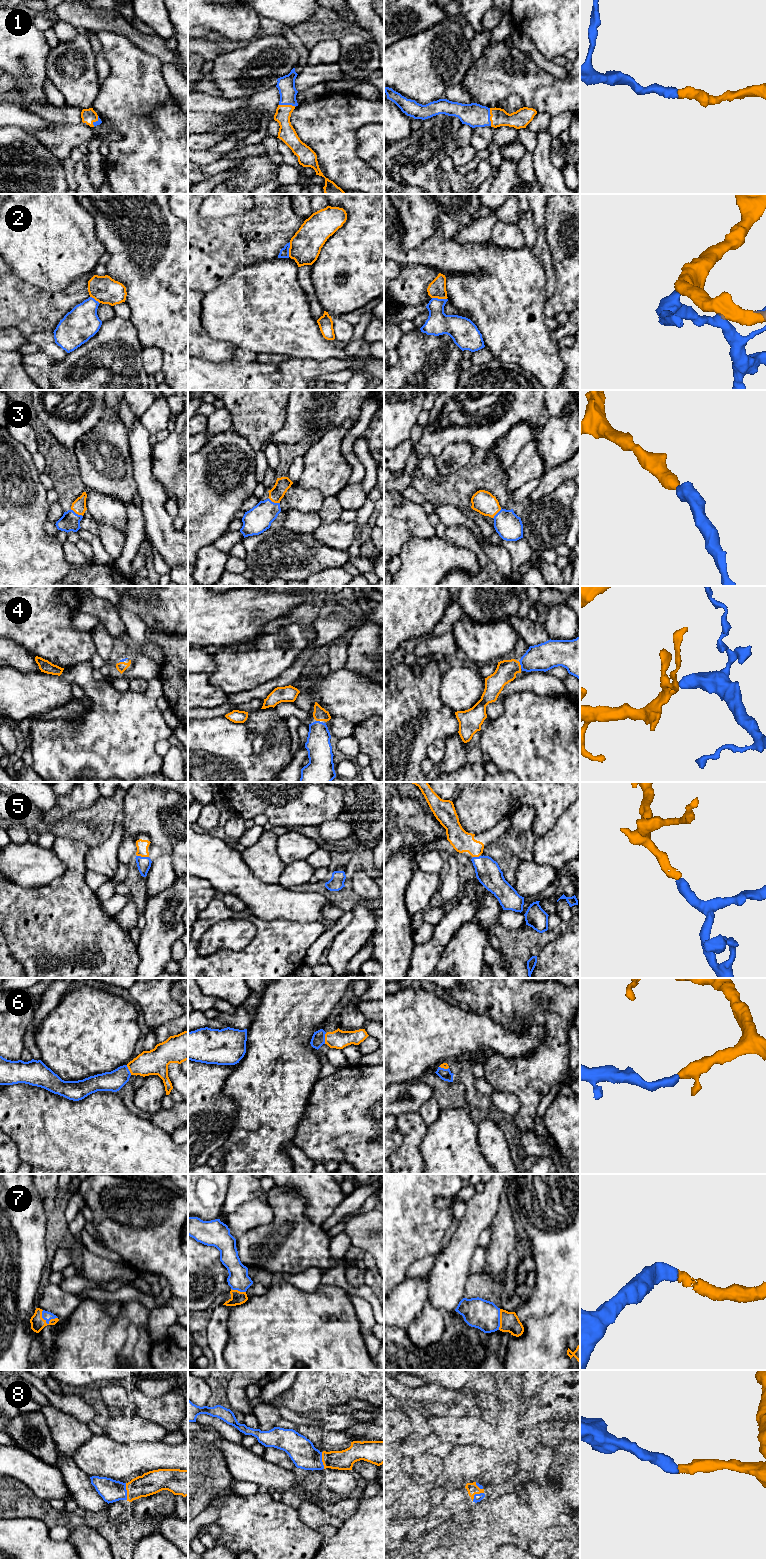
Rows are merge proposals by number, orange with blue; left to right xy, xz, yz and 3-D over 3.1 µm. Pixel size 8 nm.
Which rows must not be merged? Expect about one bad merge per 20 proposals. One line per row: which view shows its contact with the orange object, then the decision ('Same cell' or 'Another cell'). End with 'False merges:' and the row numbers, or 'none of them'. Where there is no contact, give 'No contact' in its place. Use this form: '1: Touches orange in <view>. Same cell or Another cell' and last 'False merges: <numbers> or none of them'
1: Touches orange in yz. Same cell
2: Touches orange in xz. Same cell
3: Touches orange in xy. Same cell
4: Touches orange in yz. Same cell
5: Touches orange in xy. Same cell
6: Touches orange in xz. Same cell
7: Touches orange in xy. Same cell
8: Touches orange in xy. Same cell
False merges: none of them

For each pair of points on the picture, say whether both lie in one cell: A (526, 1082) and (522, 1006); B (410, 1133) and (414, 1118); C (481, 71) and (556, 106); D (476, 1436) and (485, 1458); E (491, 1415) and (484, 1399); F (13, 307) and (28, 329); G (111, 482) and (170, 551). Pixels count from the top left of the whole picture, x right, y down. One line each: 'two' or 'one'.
A: one
B: one
C: one
D: two
E: one
F: one
G: two

